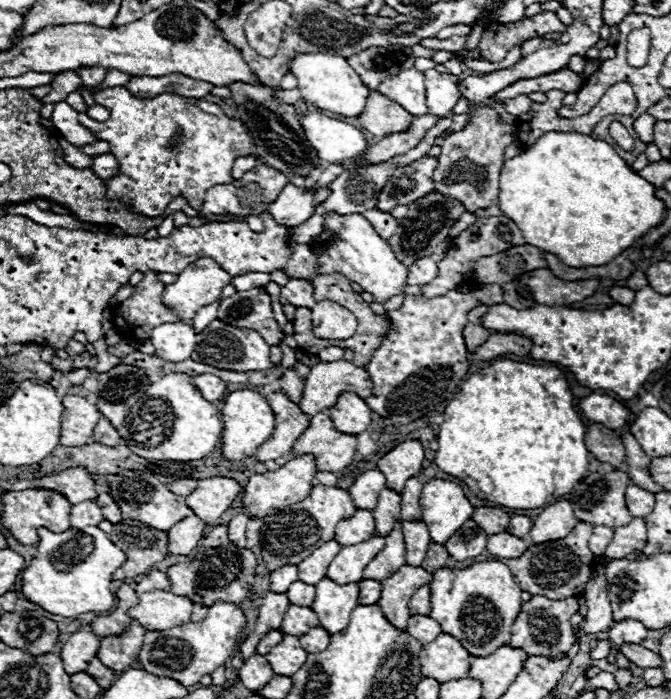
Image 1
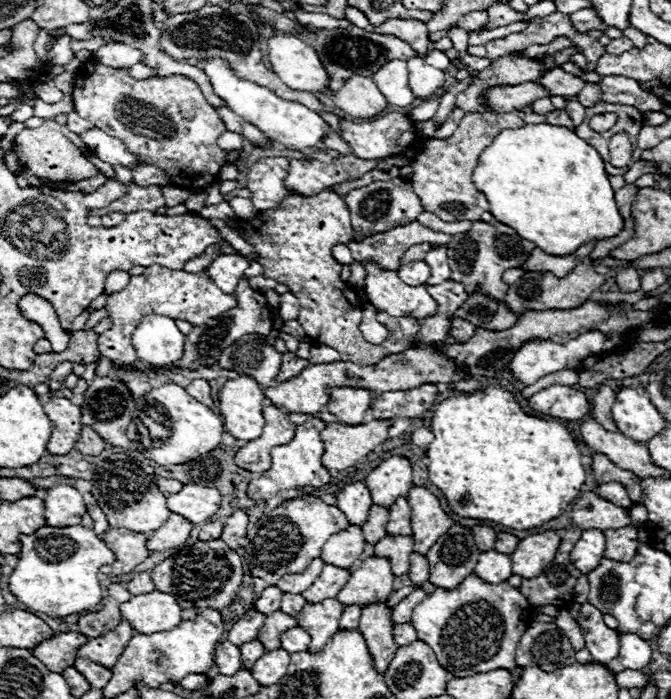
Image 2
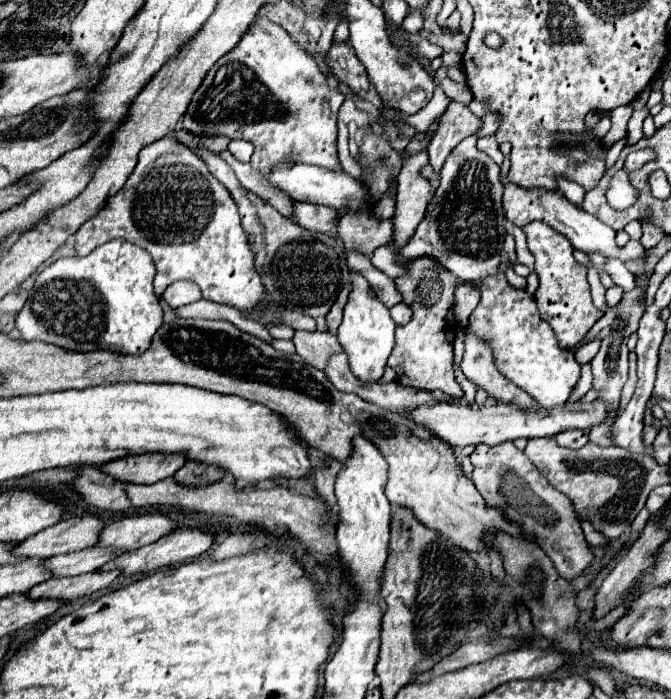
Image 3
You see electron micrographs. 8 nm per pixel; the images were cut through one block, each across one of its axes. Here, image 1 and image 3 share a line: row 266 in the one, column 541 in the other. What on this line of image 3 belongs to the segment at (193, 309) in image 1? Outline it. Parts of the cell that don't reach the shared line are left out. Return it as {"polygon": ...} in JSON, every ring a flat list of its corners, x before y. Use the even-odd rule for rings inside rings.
{"polygon":[[504,176,502,182,504,182,502,204,504,204,504,210,506,210,506,218,520,228,524,228,526,224,530,224,534,220,542,220,544,224,552,226,556,232,566,236,572,246,584,250,586,254,600,252,602,256,614,256,614,258,620,258,622,262,632,260,632,258,640,258,645,252,644,246,636,240,630,240,626,248,618,248,616,240,614,240,616,238,614,230,608,228,606,224,602,224,596,216,592,216,592,214,584,212,582,208,574,206,572,202,568,202,560,190,554,190,554,192,546,190,546,188,528,190,528,188,522,188,522,186,516,186,514,182,510,182,508,176]]}

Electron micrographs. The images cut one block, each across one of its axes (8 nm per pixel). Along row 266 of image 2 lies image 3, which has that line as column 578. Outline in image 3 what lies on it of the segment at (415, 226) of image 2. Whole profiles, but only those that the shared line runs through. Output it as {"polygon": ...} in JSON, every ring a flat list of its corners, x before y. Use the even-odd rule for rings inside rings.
{"polygon":[[584,364,582,366,582,376,580,376,578,384,576,384,576,392,572,392,572,396,570,396,570,402,580,400,590,388,592,388,592,370,590,370,590,364]]}

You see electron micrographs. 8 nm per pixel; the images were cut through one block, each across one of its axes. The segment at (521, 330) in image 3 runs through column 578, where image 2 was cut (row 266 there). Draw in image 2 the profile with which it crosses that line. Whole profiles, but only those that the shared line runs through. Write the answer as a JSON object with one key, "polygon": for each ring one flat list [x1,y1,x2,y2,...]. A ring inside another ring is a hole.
{"polygon":[[368,262,362,264,366,268,366,294,370,304,390,316,410,316,416,320,436,314,438,304,426,286,408,286,396,272,382,272,376,264]]}

